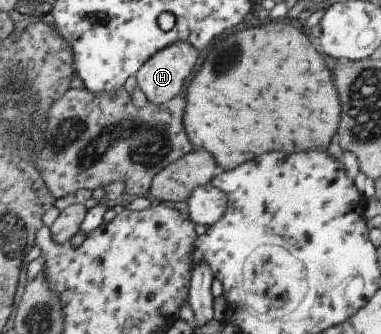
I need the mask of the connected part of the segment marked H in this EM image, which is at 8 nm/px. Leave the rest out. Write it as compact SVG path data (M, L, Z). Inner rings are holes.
M175 41L145 60L136 72L136 85L146 100L157 105L176 97L195 66L197 53L188 42Z

